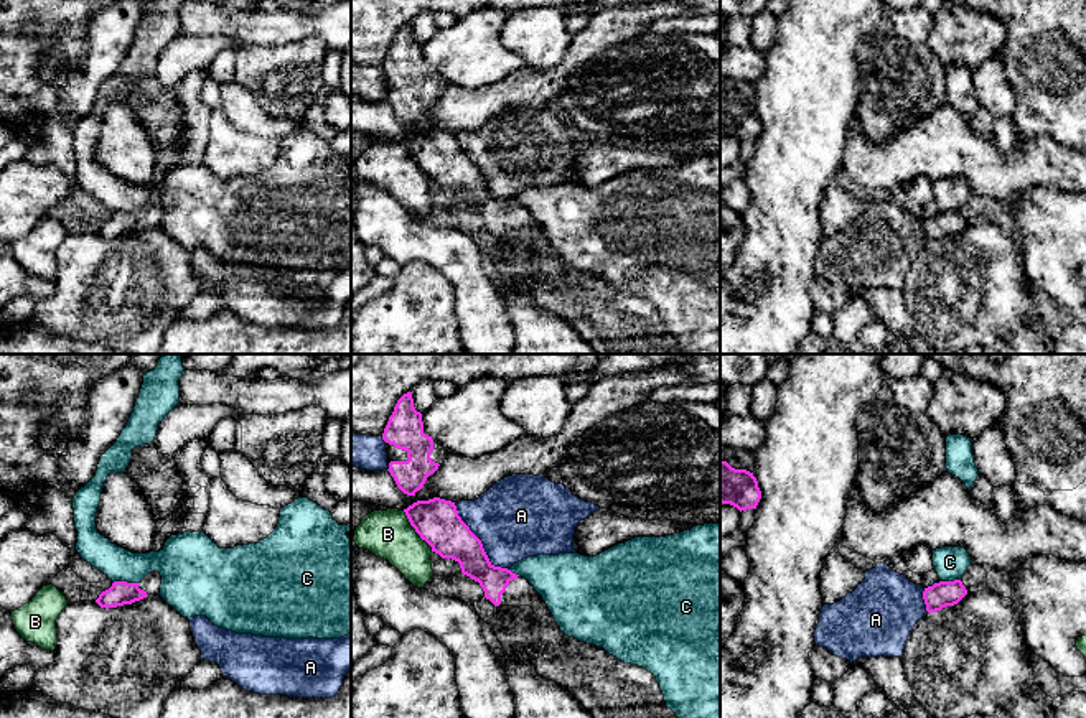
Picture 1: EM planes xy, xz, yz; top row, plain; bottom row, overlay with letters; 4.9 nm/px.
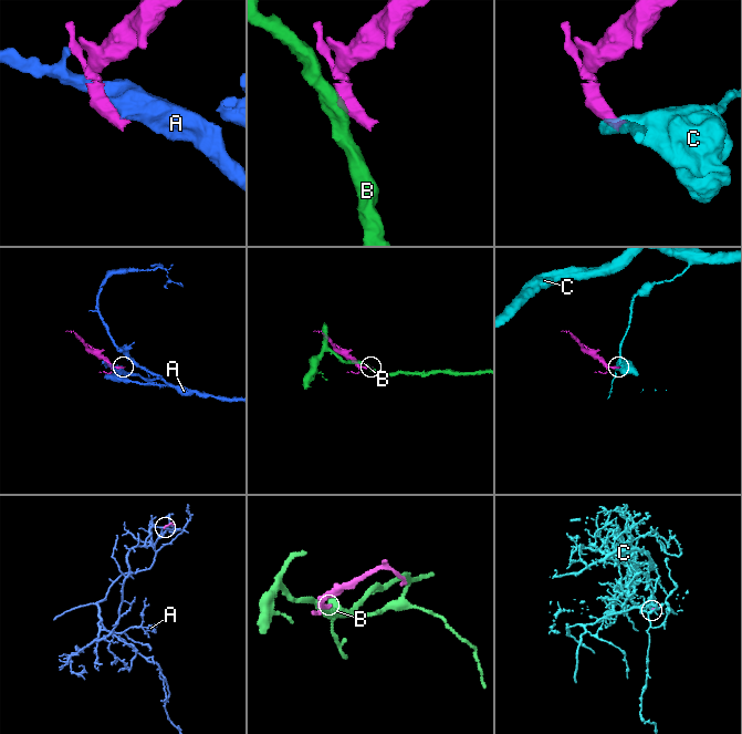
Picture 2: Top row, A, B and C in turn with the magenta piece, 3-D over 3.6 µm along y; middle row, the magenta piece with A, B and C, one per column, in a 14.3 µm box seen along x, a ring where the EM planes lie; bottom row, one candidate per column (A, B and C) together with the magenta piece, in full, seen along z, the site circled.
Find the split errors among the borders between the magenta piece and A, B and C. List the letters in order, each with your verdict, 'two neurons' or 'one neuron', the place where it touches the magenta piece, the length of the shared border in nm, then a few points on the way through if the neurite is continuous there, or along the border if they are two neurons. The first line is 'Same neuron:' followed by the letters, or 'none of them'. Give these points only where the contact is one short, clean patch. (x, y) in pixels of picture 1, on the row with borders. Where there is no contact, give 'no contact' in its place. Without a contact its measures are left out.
Same neuron: none of them
A: two neurons; meets magenta in xz at (480, 540); contact 420 nm long
B: two neurons; meets magenta in xz at (416, 531); contact 240 nm long; border along xz (402, 511), (409, 524), (432, 550)
C: two neurons; meets magenta in xy at (126, 582); contact 120 nm long; border along xy (114, 580), (137, 583)

